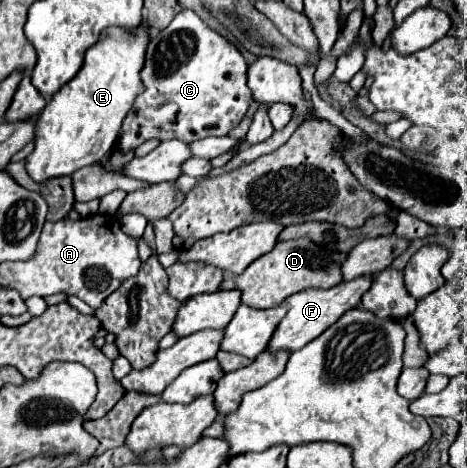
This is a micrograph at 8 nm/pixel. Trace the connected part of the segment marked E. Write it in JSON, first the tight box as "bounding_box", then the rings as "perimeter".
{"bounding_box":[24,25,148,183],"perimeter":[[[140,25],[132,33],[108,29],[102,41],[88,49],[82,69],[50,99],[36,119],[34,151],[24,159],[26,171],[36,183],[72,175],[86,165],[98,163],[112,149],[134,97],[142,93],[138,71],[142,69],[146,43],[148,35]]]}

